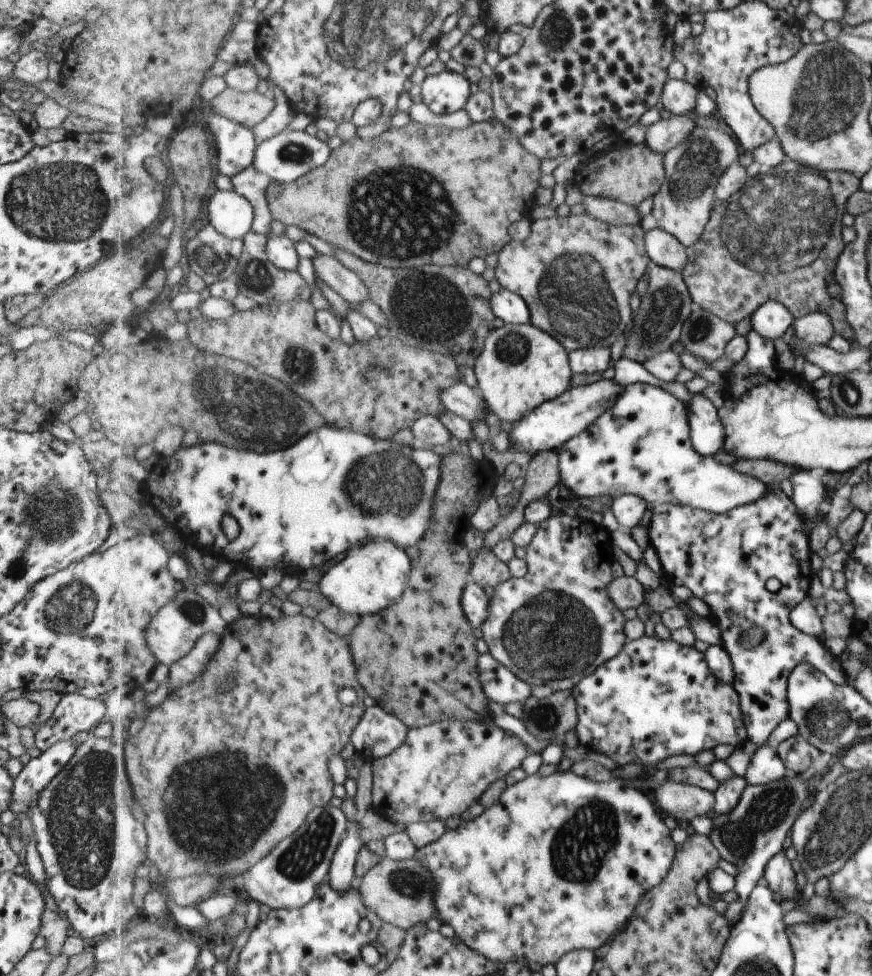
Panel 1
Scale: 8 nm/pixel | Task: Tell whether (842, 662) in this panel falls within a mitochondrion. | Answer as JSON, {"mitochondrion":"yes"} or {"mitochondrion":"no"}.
{"mitochondrion":"no"}

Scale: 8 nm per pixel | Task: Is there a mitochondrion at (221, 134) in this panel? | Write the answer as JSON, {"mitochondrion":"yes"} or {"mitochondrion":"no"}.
{"mitochondrion":"no"}

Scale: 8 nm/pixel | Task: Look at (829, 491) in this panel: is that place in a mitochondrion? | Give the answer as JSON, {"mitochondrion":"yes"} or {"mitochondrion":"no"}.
{"mitochondrion":"no"}

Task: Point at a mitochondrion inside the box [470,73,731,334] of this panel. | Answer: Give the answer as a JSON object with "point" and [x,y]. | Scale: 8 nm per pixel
{"point":[695,167]}

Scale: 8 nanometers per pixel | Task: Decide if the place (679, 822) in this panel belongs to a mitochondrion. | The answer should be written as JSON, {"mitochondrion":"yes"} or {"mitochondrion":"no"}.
{"mitochondrion":"no"}

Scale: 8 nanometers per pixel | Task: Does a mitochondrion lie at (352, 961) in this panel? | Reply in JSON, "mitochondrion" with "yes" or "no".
{"mitochondrion":"no"}

